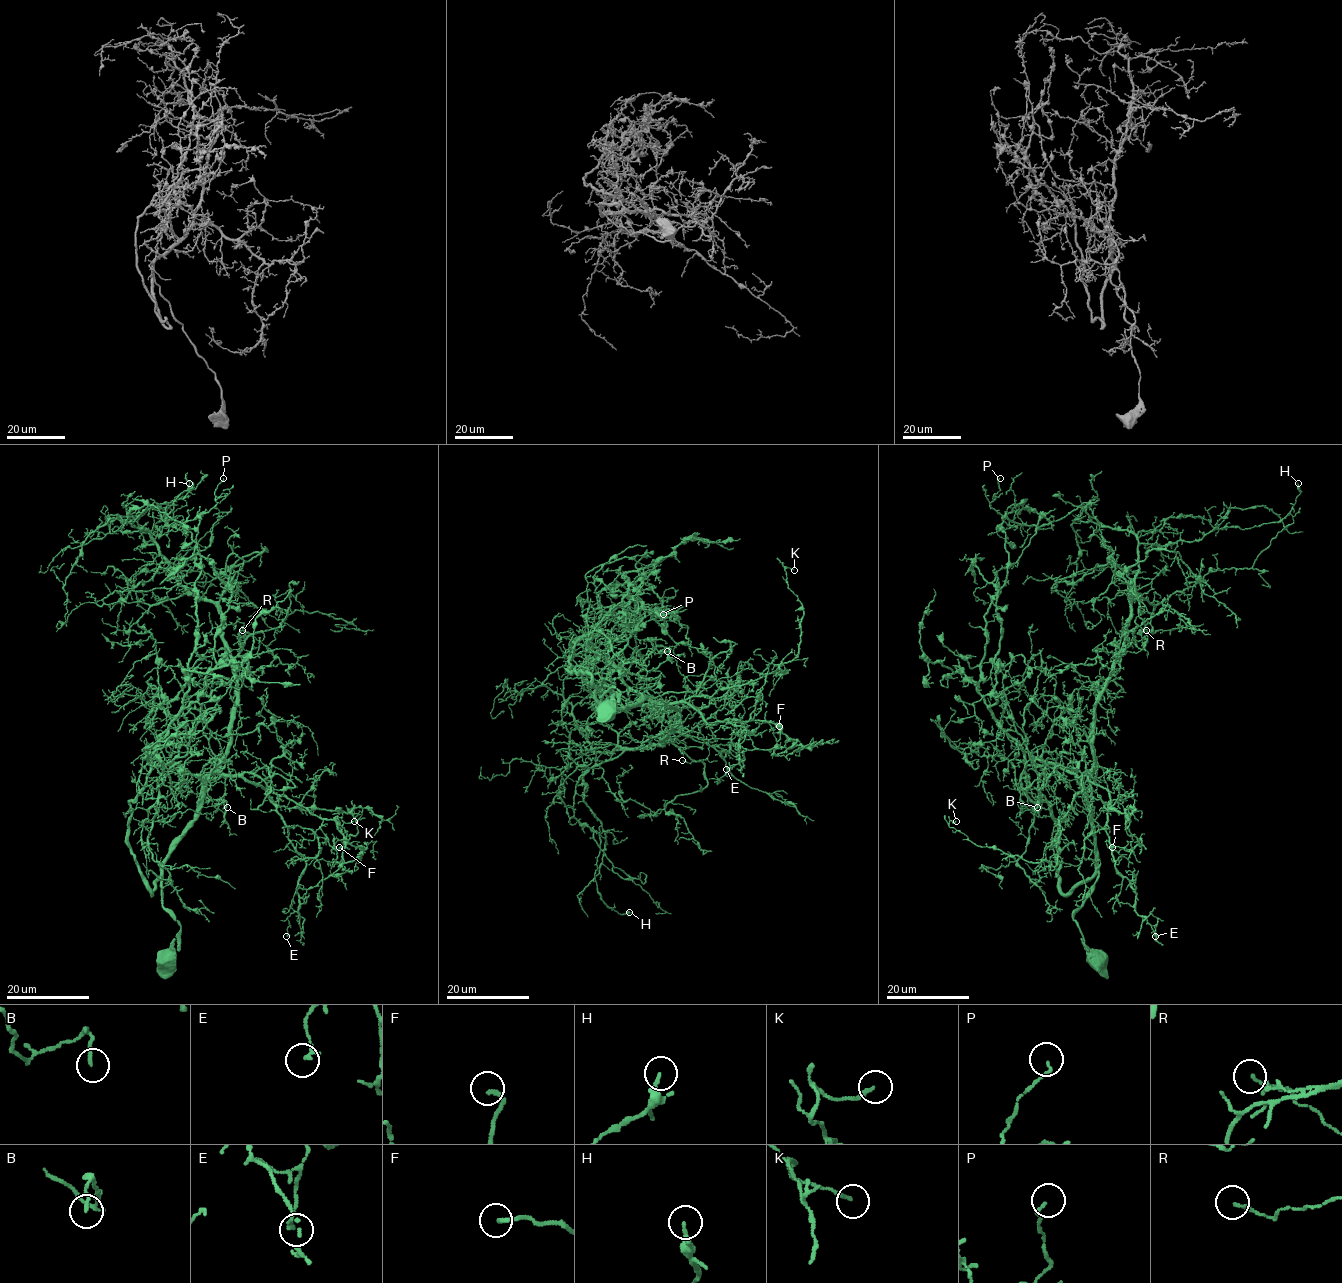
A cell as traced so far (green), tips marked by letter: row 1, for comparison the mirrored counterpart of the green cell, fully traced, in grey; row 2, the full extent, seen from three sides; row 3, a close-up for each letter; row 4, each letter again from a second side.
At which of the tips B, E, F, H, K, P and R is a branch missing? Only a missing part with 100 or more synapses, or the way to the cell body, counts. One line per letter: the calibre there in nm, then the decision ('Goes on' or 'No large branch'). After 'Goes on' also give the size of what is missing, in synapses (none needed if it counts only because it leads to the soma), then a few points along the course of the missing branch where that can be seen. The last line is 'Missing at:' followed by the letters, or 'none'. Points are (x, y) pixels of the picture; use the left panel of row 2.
B: Thickness 140 nm. No large branch
E: Thickness 180 nm. No large branch
F: Thickness 200 nm. No large branch
H: Thickness 190 nm. No large branch
K: Thickness 170 nm. No large branch
P: Thickness 110 nm. No large branch
R: Thickness 190 nm. No large branch
Missing at: none

